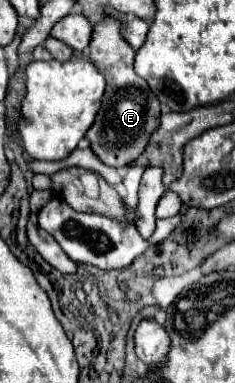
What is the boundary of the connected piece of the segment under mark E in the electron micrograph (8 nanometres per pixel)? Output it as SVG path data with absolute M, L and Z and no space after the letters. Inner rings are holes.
M104 17L94 25L90 39L90 59L104 73L108 85L102 99L102 109L88 129L86 137L92 143L92 151L110 167L124 167L138 159L142 149L148 145L152 131L158 127L160 103L150 91L148 83L134 71L134 55L128 41L122 37L122 23L114 17Z

